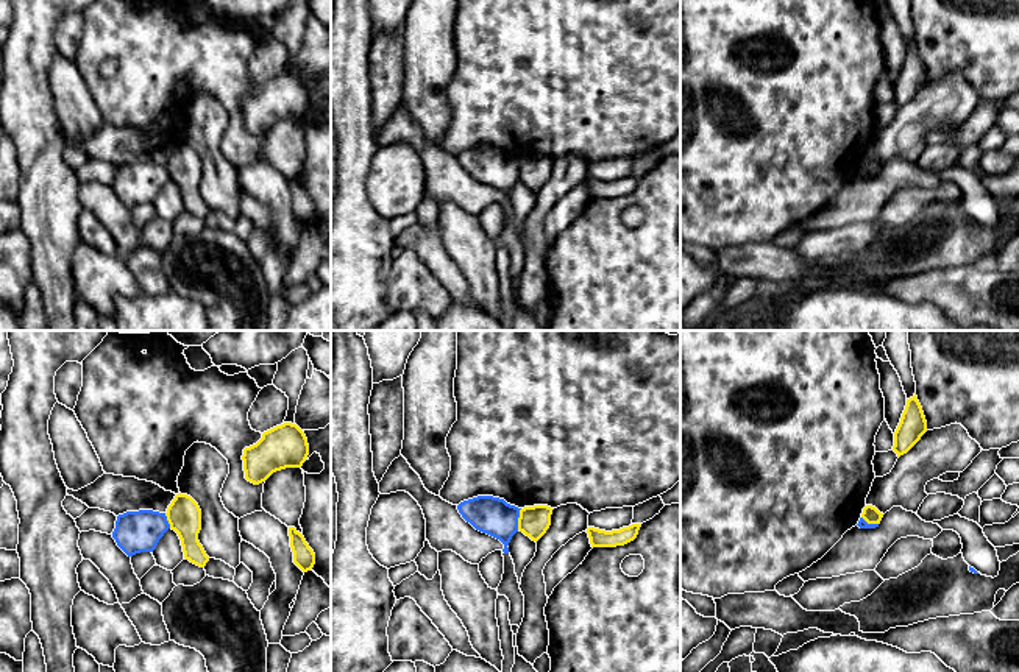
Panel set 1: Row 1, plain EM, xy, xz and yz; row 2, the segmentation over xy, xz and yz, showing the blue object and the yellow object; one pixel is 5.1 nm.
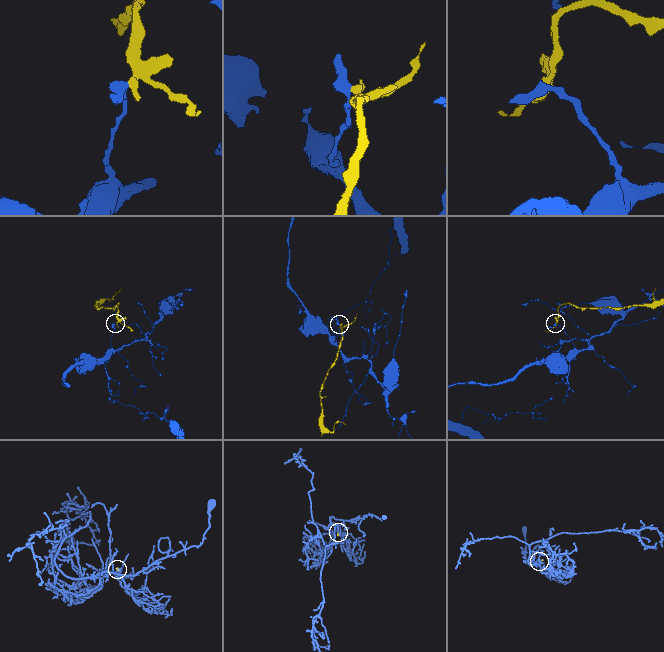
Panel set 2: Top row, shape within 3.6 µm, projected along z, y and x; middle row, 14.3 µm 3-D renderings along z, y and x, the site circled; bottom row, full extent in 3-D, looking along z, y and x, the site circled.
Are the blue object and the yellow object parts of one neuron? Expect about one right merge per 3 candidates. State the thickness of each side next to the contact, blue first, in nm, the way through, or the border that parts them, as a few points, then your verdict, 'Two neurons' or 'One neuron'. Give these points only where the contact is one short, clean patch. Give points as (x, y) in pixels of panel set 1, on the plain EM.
Thickness 190 nm (blue) against 160 nm. Boundary: xz (521, 159), (517, 169), (517, 180). Two neurons

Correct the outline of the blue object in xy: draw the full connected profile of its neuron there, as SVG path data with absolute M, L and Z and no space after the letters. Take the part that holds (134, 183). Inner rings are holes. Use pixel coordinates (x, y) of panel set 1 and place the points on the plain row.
M153 161L126 162L117 167L112 189L128 207L133 207L140 203L153 203L169 179L165 164Z

